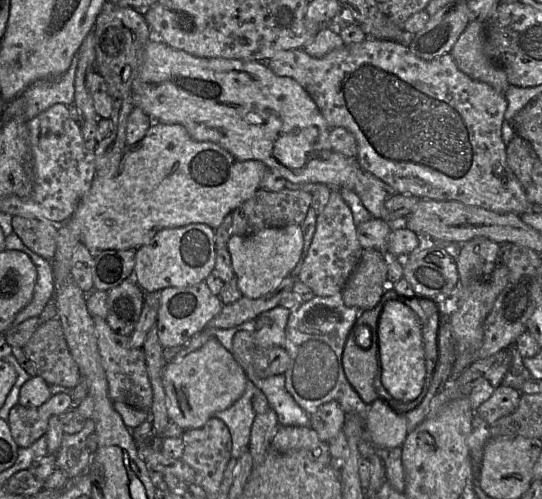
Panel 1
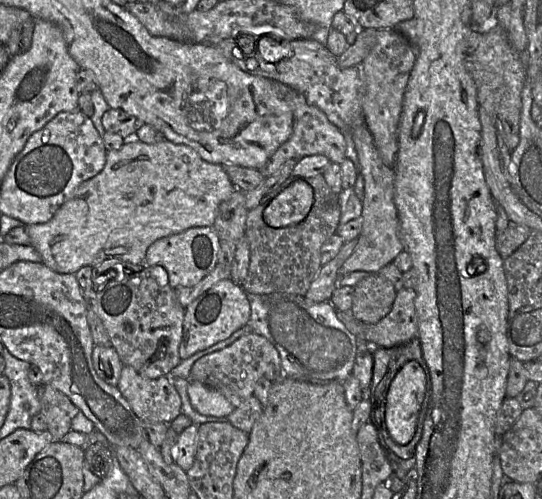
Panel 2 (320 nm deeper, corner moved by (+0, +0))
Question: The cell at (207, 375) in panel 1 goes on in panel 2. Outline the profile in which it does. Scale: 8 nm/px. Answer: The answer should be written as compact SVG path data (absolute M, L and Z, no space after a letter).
M189 380L187 393L193 408L202 415L228 417L235 409L223 394L198 381Z

